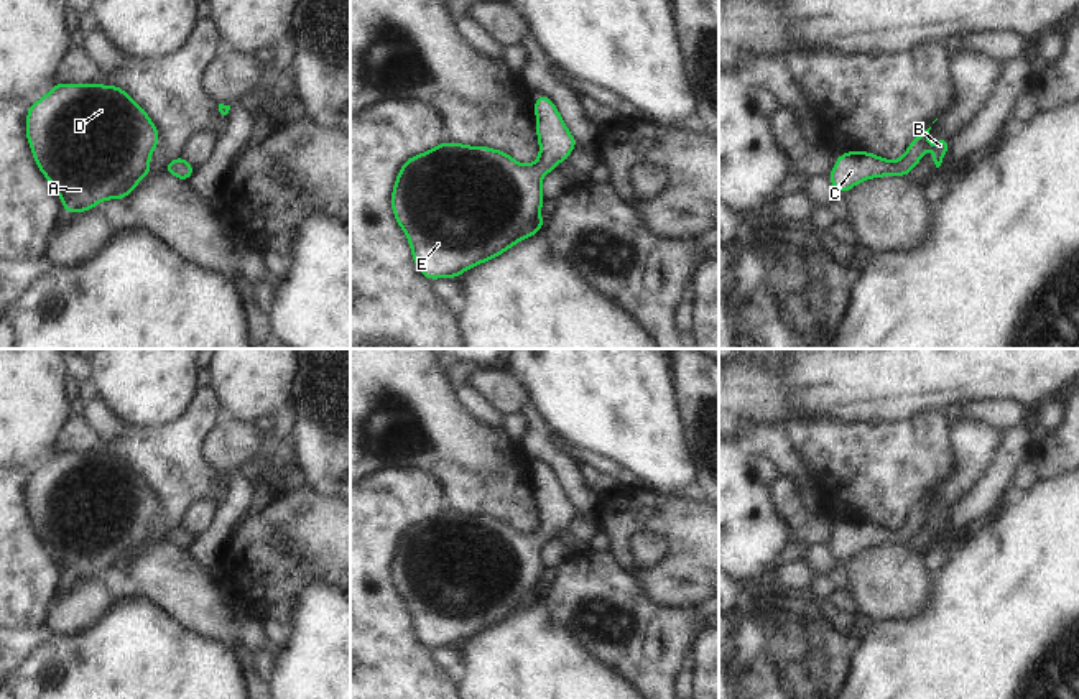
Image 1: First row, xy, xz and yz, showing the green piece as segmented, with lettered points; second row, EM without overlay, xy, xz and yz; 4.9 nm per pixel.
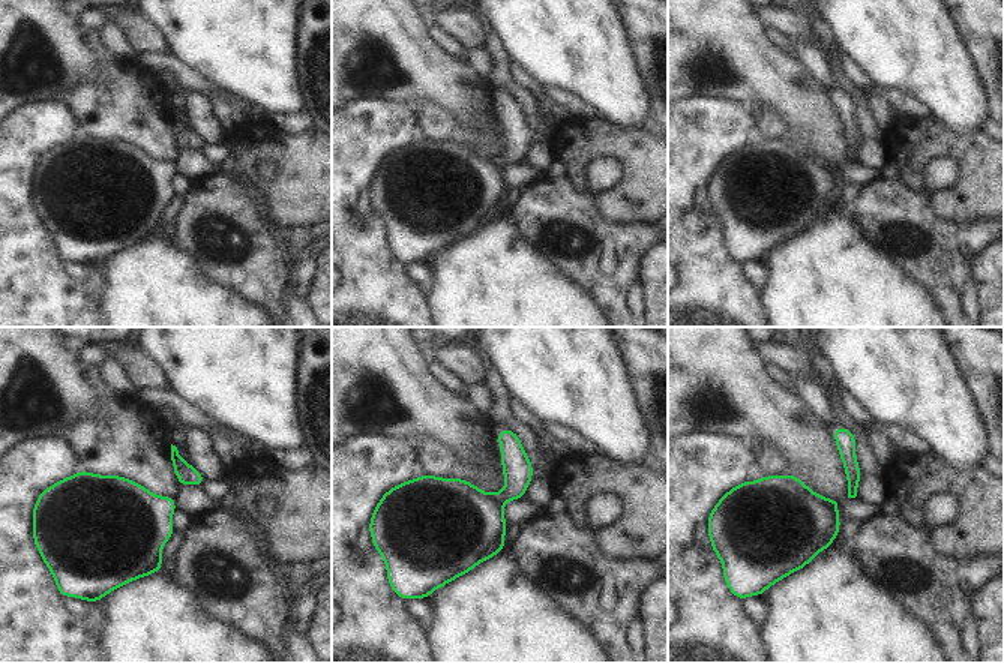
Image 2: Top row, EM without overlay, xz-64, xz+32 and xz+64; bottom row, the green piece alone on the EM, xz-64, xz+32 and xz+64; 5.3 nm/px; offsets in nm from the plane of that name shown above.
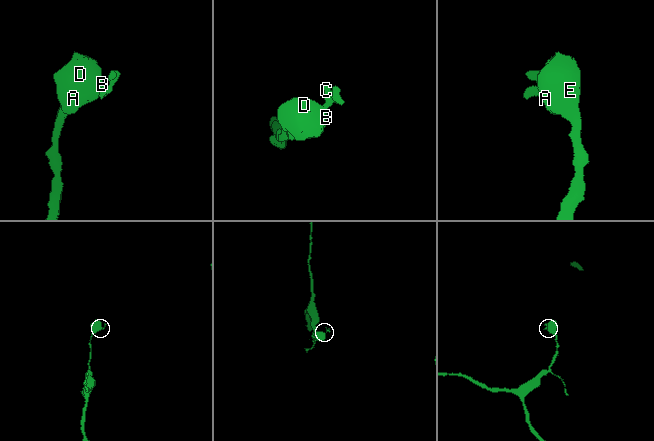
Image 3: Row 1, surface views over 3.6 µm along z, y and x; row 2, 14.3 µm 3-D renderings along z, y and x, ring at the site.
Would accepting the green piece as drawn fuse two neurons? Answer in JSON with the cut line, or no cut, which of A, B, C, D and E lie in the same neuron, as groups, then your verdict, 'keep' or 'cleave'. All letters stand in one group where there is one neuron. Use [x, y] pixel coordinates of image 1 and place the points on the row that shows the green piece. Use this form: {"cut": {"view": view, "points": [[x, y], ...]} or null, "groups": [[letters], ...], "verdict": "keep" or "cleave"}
{"cut": null, "groups": [["A", "B", "C", "D", "E"]], "verdict": "keep"}

